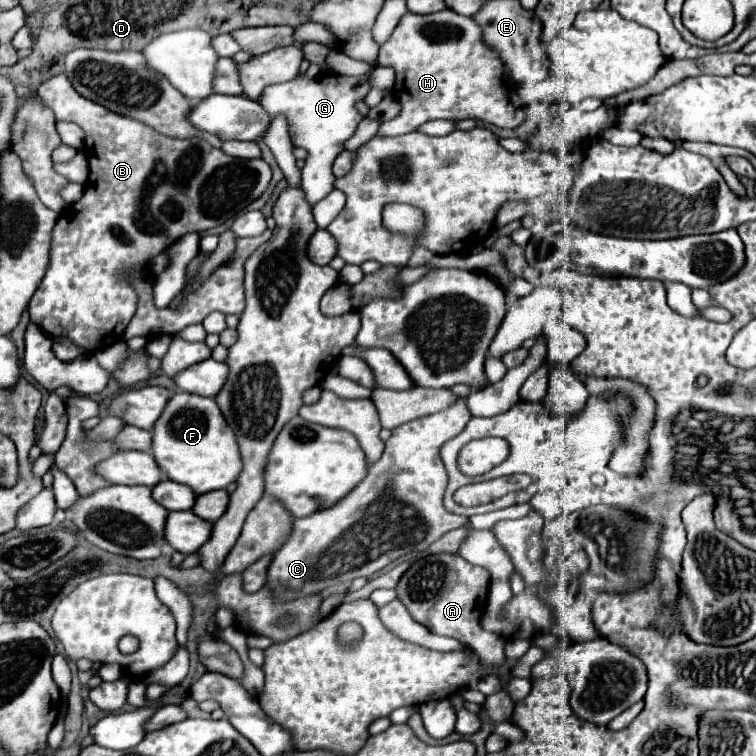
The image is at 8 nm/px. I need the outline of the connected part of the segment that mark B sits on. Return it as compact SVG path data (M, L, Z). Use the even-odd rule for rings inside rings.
M64 73L46 79L38 87L38 95L48 103L48 107L54 109L56 119L72 121L84 129L84 153L88 155L90 177L82 199L66 205L60 213L52 233L50 265L28 305L28 313L30 321L46 331L50 339L66 337L80 349L96 353L122 339L124 329L136 311L134 289L122 279L120 273L148 263L184 233L202 233L232 219L268 189L272 171L262 159L234 159L224 151L210 147L204 139L166 139L144 123L114 115L112 111L106 111L106 107L78 95ZM160 153L170 159L170 165L158 165Z

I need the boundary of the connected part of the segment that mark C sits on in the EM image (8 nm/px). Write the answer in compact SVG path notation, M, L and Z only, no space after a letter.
M462 397L458 399L458 403L454 403L452 407L448 407L438 415L428 415L396 427L392 431L392 439L386 441L384 455L380 457L378 463L370 467L366 479L362 479L358 487L354 487L336 505L328 509L320 509L302 519L294 519L292 533L288 535L284 545L276 551L274 561L268 569L266 583L274 589L274 593L280 595L282 599L294 599L294 597L304 597L304 595L334 587L338 583L348 583L356 577L370 577L376 571L384 569L388 563L396 561L398 557L404 557L414 551L426 551L444 533L464 527L468 523L468 517L454 515L446 511L446 507L442 505L448 477L438 451L446 441L462 433L470 417L472 415L466 409L464 397Z

